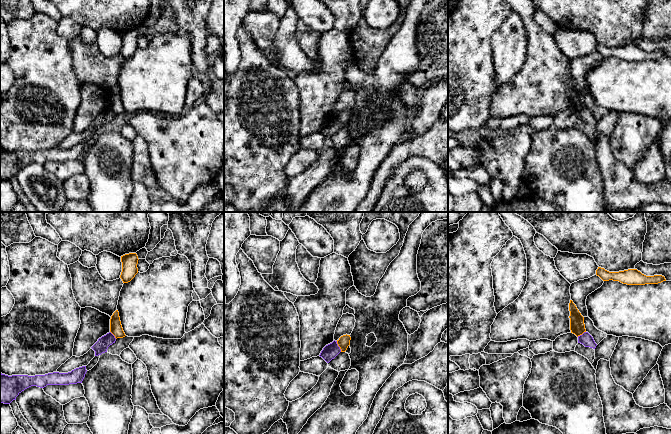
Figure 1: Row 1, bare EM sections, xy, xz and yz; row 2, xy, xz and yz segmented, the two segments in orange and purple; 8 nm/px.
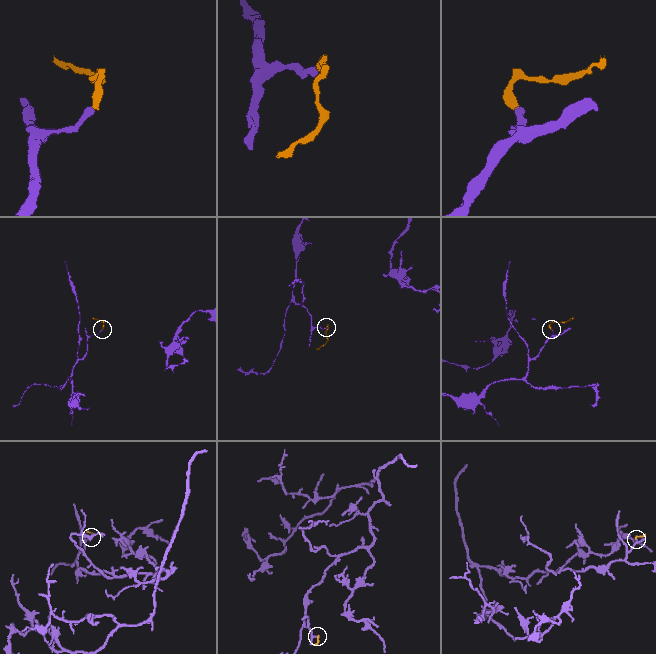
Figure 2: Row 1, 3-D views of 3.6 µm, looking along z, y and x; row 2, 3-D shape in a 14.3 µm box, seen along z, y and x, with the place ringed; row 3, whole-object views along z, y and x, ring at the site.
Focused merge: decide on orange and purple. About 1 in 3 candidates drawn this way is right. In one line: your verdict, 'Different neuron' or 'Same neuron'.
Same neuron

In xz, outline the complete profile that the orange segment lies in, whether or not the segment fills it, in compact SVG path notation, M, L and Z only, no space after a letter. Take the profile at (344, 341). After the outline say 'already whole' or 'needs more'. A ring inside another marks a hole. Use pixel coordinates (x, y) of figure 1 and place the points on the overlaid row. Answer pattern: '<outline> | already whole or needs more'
M343 335L337 341L333 341L332 343L326 345L320 353L320 357L322 357L327 363L329 363L332 359L334 359L340 352L345 352L350 345L351 337L350 335Z | needs more

